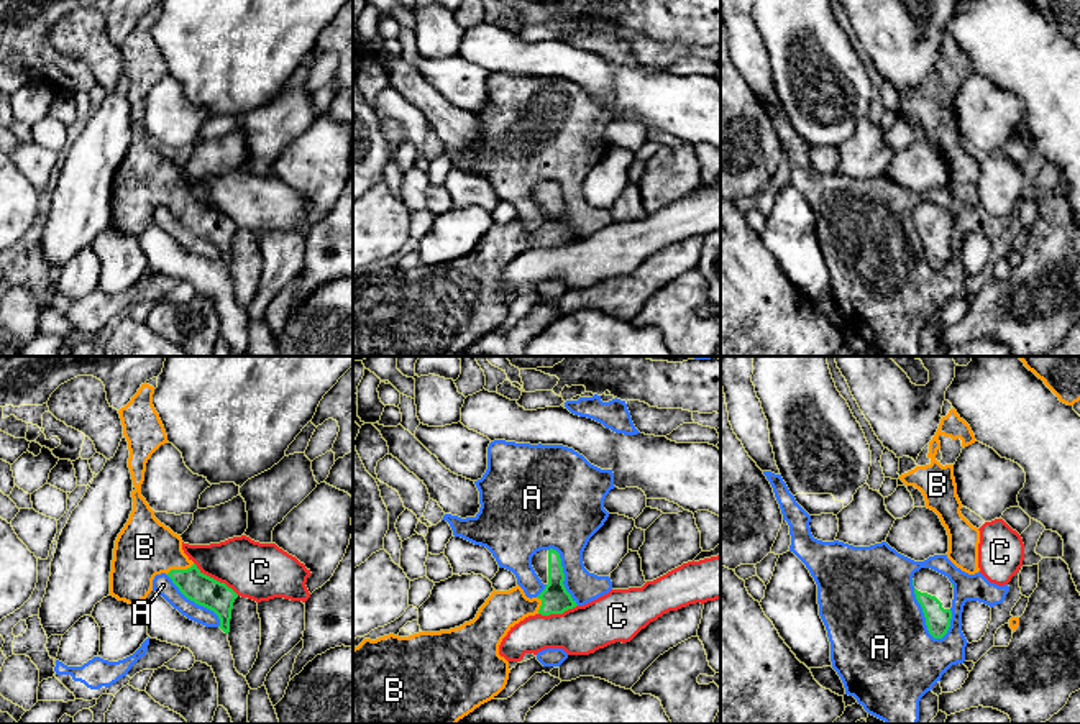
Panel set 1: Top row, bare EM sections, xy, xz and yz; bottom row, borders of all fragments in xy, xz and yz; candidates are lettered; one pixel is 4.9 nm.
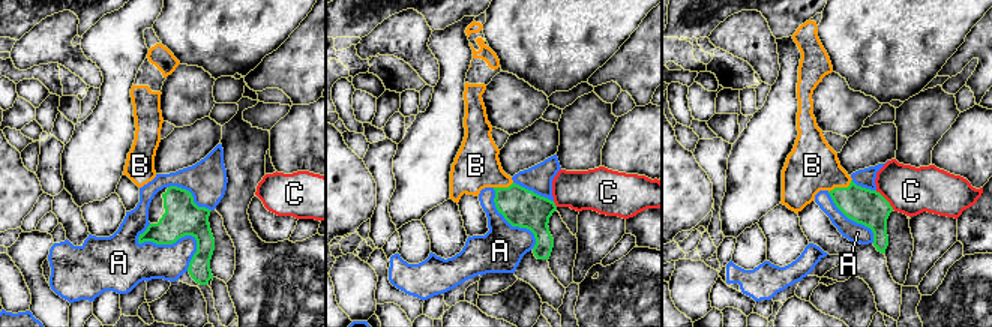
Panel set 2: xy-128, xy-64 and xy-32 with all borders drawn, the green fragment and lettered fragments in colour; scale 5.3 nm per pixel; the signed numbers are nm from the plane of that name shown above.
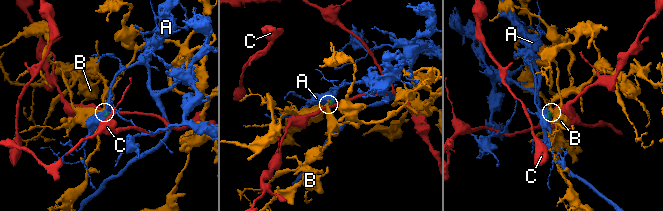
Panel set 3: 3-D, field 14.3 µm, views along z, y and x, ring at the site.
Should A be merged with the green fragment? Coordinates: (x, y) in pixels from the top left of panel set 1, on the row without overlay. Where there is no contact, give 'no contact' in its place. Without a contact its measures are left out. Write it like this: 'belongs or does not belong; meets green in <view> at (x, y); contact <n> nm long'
does not belong; meets green in yz at (923, 243); contact 320 nm long

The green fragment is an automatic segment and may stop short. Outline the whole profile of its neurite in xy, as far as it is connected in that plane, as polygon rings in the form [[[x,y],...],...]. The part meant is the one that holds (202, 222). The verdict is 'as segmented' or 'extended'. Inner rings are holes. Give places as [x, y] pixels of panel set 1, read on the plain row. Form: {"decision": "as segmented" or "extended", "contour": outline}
{"decision": "extended", "contour": [[[158,10],[141,16],[131,33],[118,43],[128,74],[128,100],[133,118],[133,143],[118,166],[110,204],[110,228],[140,238],[153,223],[156,207],[166,205],[179,223],[199,238],[213,243],[220,261],[230,264],[233,235],[238,227],[207,207],[184,186],[181,167],[154,149],[141,128],[146,95],[167,67],[153,38]]]}

